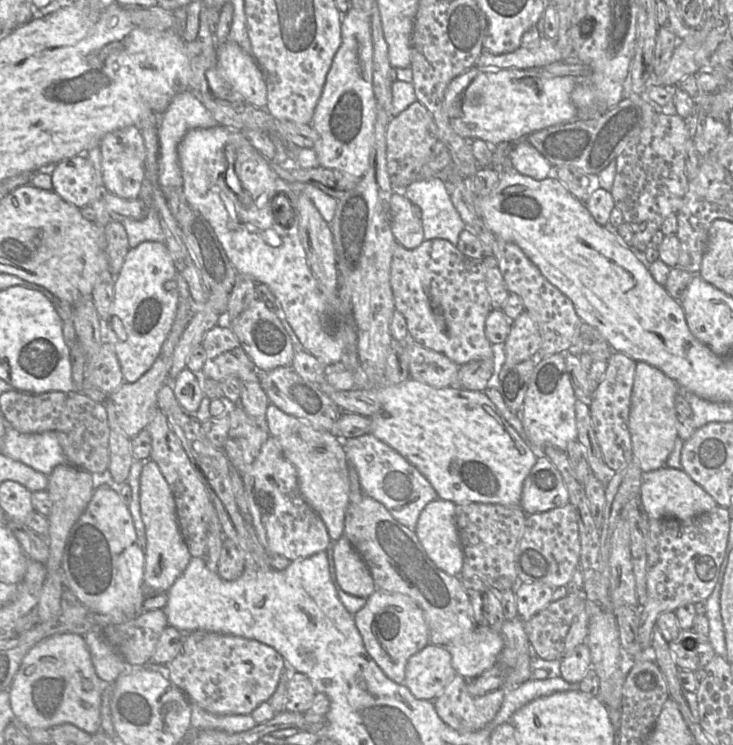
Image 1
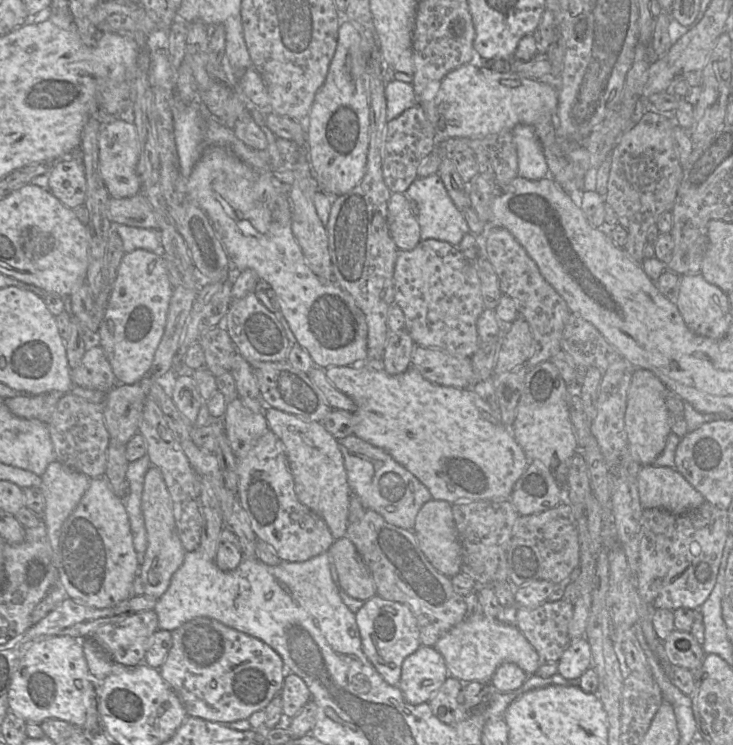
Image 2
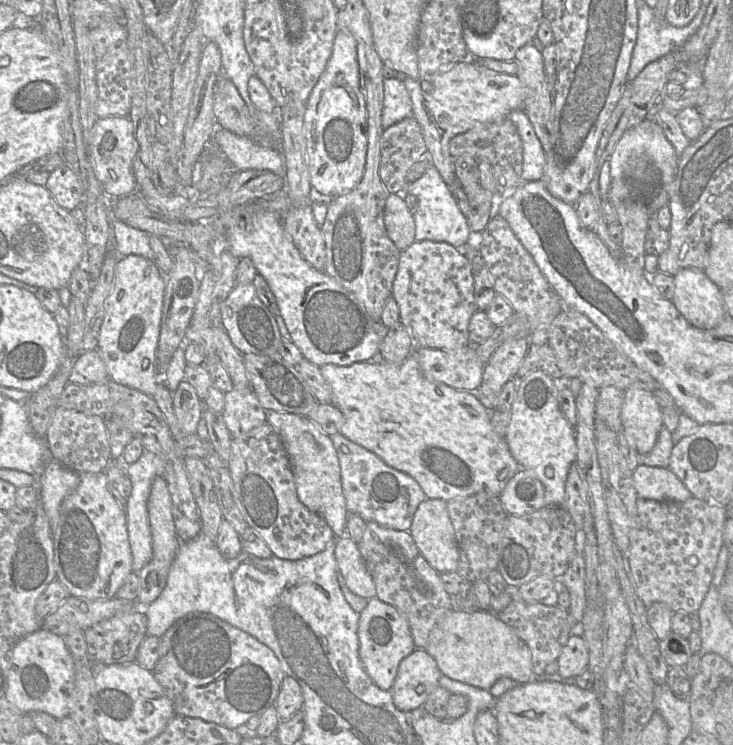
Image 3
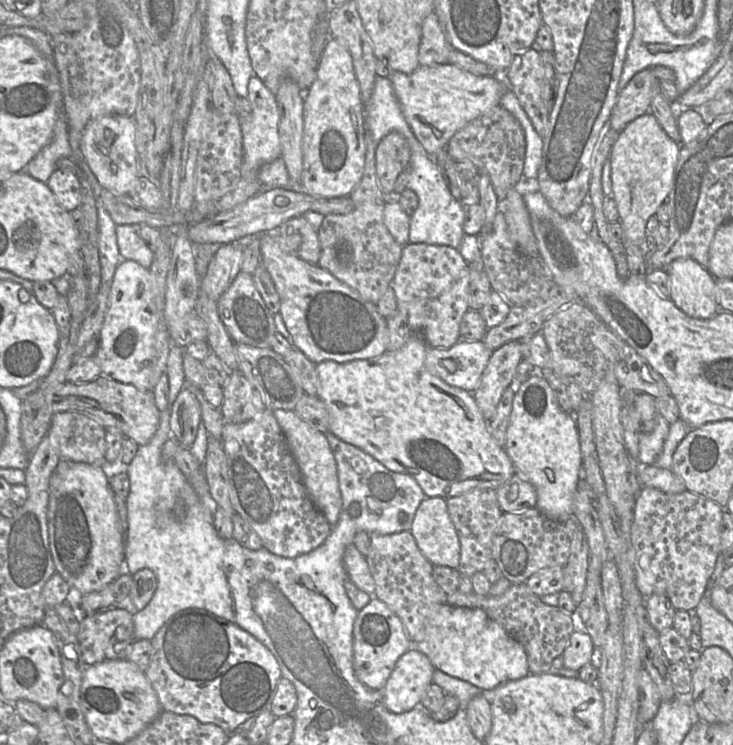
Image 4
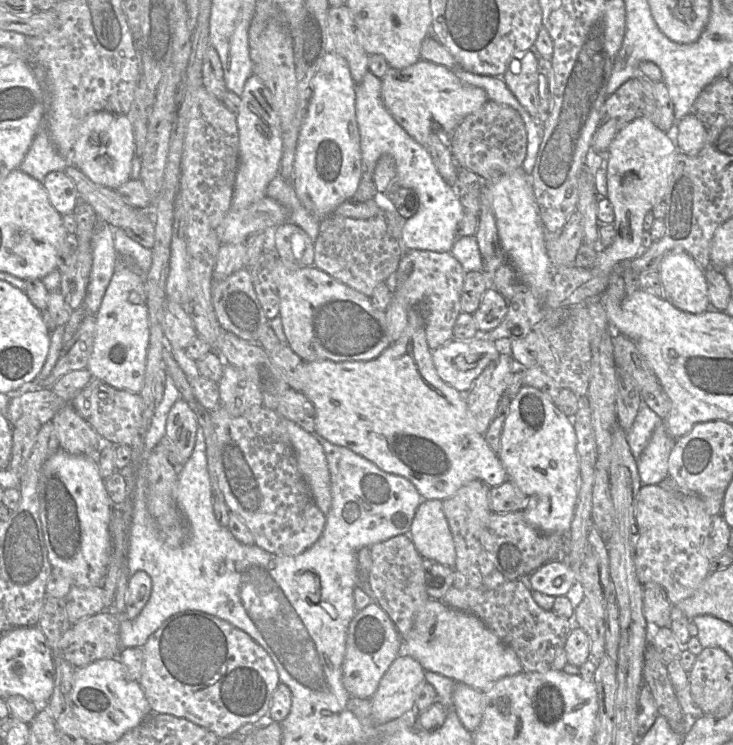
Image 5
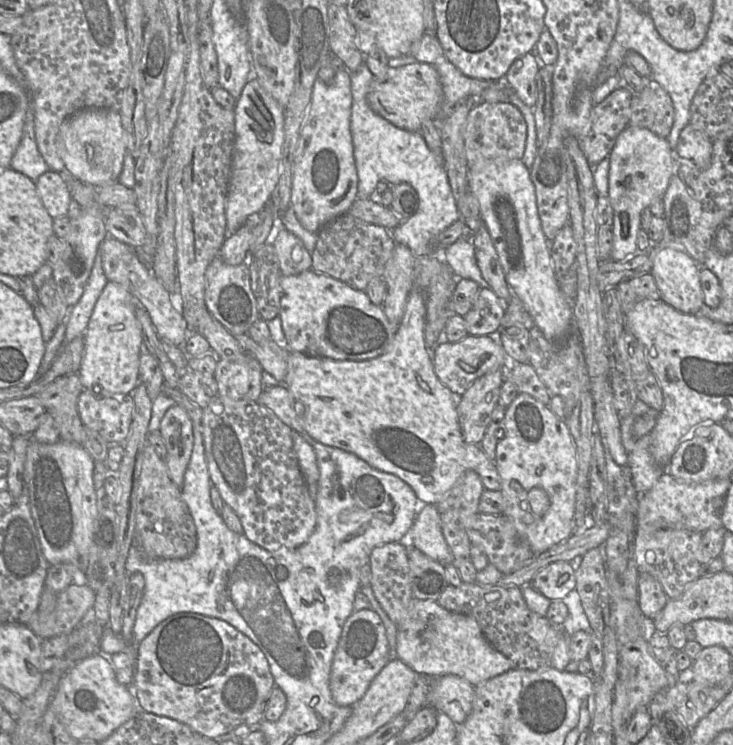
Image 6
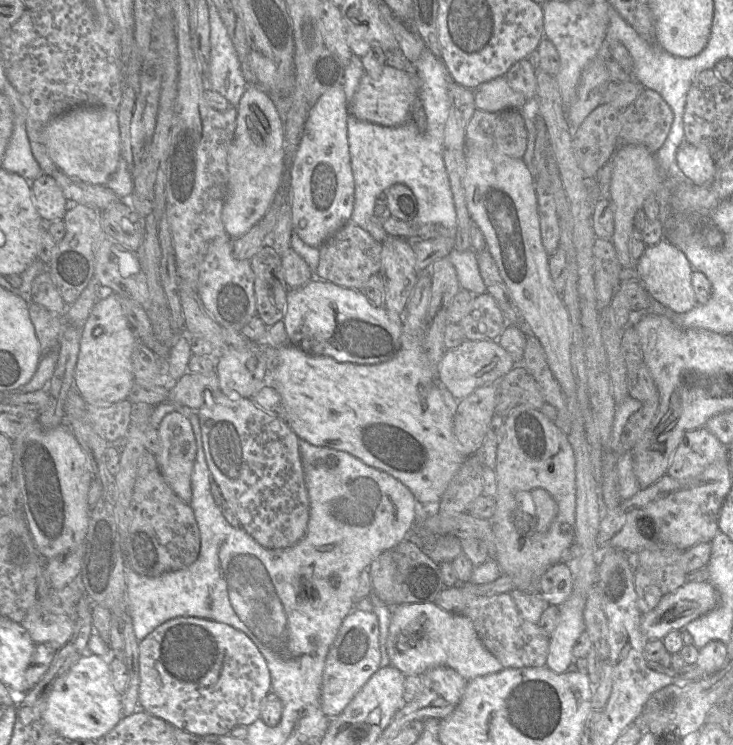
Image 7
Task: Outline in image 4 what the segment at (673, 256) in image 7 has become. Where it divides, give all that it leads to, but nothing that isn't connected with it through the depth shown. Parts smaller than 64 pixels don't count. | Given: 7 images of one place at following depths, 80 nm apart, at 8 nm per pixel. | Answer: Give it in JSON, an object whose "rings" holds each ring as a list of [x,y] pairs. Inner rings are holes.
{"rings":[[[680,258],[667,270],[674,305],[691,318],[708,319],[717,314],[715,278],[696,261]]]}

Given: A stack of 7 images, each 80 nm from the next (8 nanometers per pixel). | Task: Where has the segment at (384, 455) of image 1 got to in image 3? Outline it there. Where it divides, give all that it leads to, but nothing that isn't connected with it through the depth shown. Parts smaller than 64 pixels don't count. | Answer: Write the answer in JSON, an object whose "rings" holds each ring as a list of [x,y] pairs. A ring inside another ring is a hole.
{"rings":[[[339,433],[331,435],[330,438],[340,464],[348,514],[360,516],[365,523],[375,522],[384,528],[409,531],[418,506],[427,499],[417,481],[410,475],[390,467],[376,454]]]}

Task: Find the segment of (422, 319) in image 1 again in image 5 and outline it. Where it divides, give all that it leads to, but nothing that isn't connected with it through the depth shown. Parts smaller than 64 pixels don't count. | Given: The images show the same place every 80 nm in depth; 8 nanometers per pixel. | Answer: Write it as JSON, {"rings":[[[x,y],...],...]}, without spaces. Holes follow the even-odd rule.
{"rings":[[[409,250],[402,256],[402,258],[399,262],[399,265],[398,265],[398,269],[395,272],[395,275],[396,275],[396,281],[400,283],[400,288],[402,288],[402,284],[403,284],[403,298],[404,298],[404,301],[406,302],[407,312],[408,312],[409,308],[416,308],[424,320],[426,338],[427,338],[428,346],[431,349],[431,351],[454,340],[453,328],[454,328],[455,322],[456,322],[459,314],[462,313],[461,306],[460,306],[460,297],[461,297],[461,292],[462,292],[465,275],[466,275],[465,271],[463,270],[461,264],[458,262],[458,260],[450,252]]]}

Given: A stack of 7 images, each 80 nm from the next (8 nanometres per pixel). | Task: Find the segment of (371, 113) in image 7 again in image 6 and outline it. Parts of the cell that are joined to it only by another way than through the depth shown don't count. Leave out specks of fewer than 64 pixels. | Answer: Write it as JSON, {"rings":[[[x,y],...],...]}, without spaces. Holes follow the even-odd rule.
{"rings":[[[418,61],[401,67],[389,66],[381,75],[374,77],[367,93],[367,102],[376,114],[394,126],[411,132],[419,132],[426,120],[435,120],[440,114],[443,90],[438,71],[434,65]]]}

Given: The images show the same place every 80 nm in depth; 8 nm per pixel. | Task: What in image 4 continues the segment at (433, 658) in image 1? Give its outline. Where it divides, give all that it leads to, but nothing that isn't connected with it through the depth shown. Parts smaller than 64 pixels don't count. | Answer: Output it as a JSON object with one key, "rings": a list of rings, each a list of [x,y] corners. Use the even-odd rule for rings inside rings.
{"rings":[[[408,650],[397,660],[382,690],[385,708],[402,714],[420,707],[419,703],[433,683],[434,670],[425,654]]]}

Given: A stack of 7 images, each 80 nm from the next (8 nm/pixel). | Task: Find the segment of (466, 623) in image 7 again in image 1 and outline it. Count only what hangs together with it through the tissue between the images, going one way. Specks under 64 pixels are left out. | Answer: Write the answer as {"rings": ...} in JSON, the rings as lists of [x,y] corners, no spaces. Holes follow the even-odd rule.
{"rings":[[[477,625],[473,631],[456,637],[445,647],[451,654],[452,666],[456,674],[467,680],[472,680],[498,662],[498,657],[504,647],[504,641],[502,635],[493,631],[489,626]]]}

